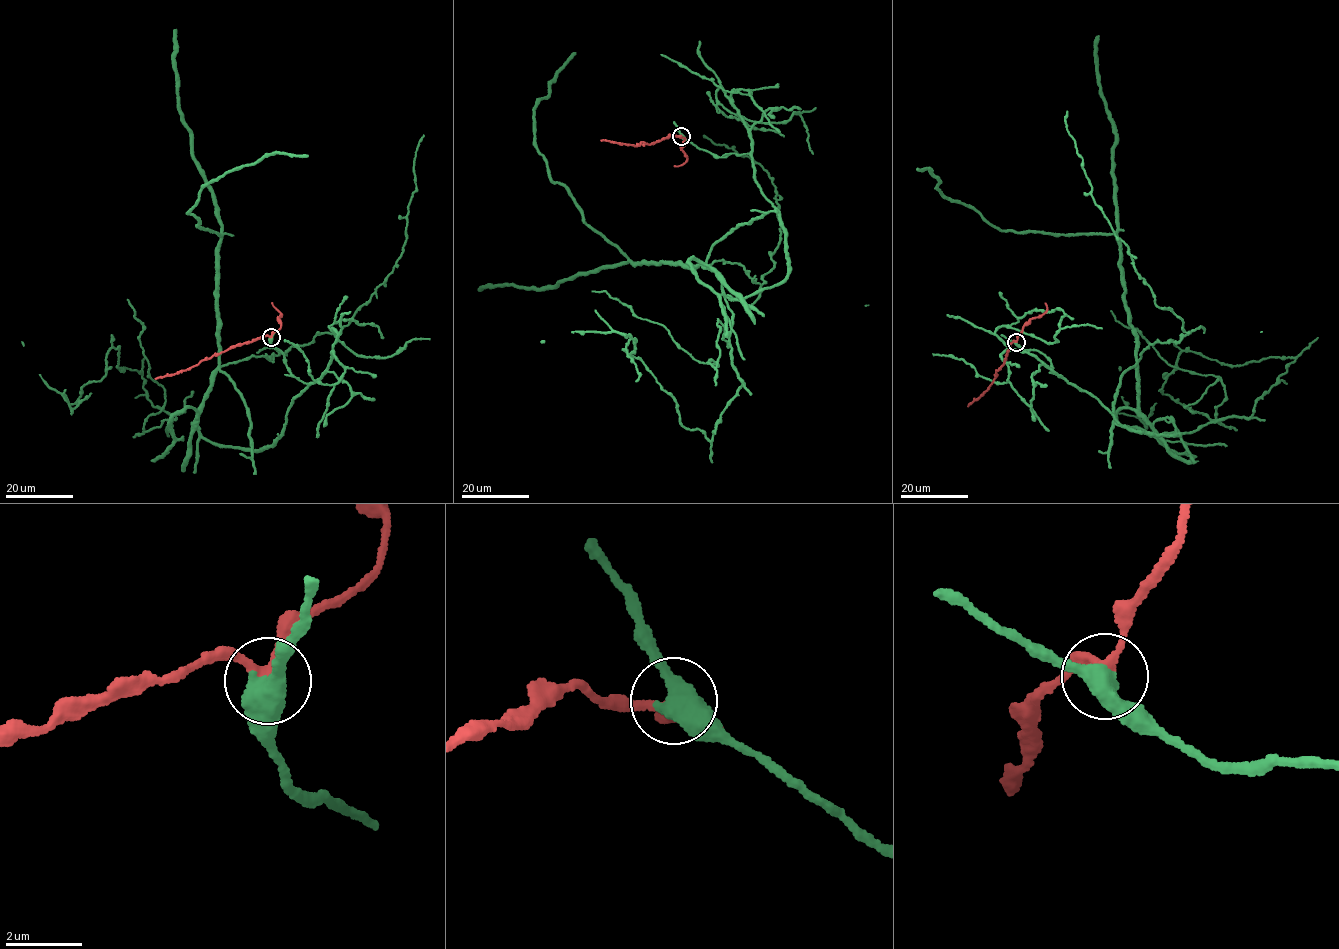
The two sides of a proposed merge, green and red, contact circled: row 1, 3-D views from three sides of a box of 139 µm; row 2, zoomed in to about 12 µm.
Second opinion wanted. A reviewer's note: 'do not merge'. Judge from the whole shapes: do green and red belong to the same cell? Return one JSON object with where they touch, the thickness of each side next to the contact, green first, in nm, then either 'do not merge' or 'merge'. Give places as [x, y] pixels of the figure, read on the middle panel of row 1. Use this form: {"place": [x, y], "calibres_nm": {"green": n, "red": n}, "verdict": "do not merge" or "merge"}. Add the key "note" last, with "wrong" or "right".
{"place": [681, 136], "calibres_nm": {"green": 500, "red": 200}, "verdict": "do not merge", "note": "right"}

